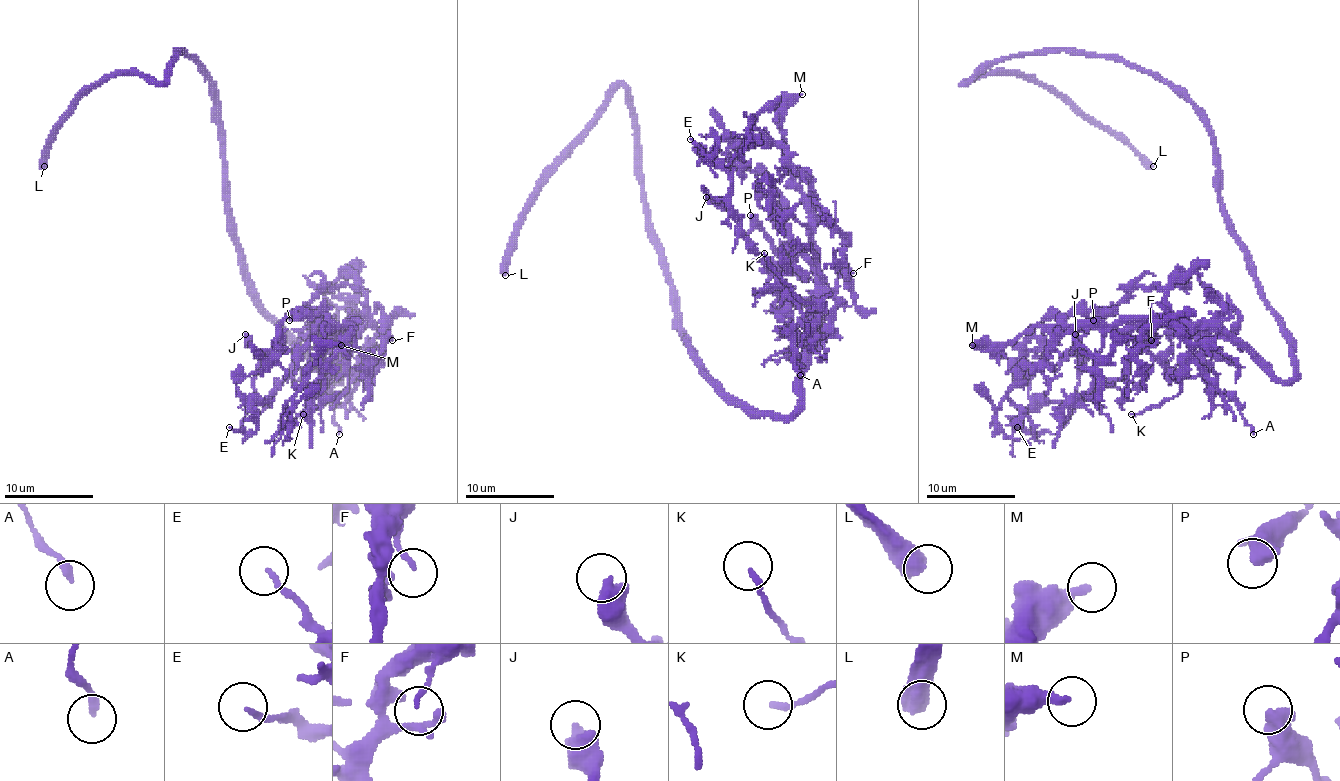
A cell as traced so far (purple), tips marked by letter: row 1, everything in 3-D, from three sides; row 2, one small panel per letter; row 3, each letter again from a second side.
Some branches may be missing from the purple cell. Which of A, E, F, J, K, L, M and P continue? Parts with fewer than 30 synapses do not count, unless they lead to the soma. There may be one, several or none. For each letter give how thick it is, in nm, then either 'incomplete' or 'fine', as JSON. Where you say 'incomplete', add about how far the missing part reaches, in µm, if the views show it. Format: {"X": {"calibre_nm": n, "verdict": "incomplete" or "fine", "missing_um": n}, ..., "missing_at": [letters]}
{"A": {"calibre_nm": 240, "verdict": "fine"}, "E": {"calibre_nm": 150, "verdict": "fine"}, "F": {"calibre_nm": 130, "verdict": "fine"}, "J": {"calibre_nm": 600, "verdict": "fine"}, "K": {"calibre_nm": 150, "verdict": "fine"}, "L": {"calibre_nm": 600, "verdict": "incomplete", "missing_um": 170}, "M": {"calibre_nm": 320, "verdict": "fine"}, "P": {"calibre_nm": 550, "verdict": "fine"}, "missing_at": ["L"]}

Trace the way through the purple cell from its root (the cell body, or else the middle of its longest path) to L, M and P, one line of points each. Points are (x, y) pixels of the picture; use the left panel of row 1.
L: (231, 215), (218, 93), (182, 50), (165, 84), (115, 72), (91, 88), (64, 115), (44, 166)
M: (231, 215), (240, 269), (254, 296), (336, 380), (341, 342), (354, 320), (323, 327), (321, 345), (341, 345)
P: (231, 215), (254, 296), (336, 380), (341, 340), (365, 296), (350, 284), (325, 287), (289, 320)

